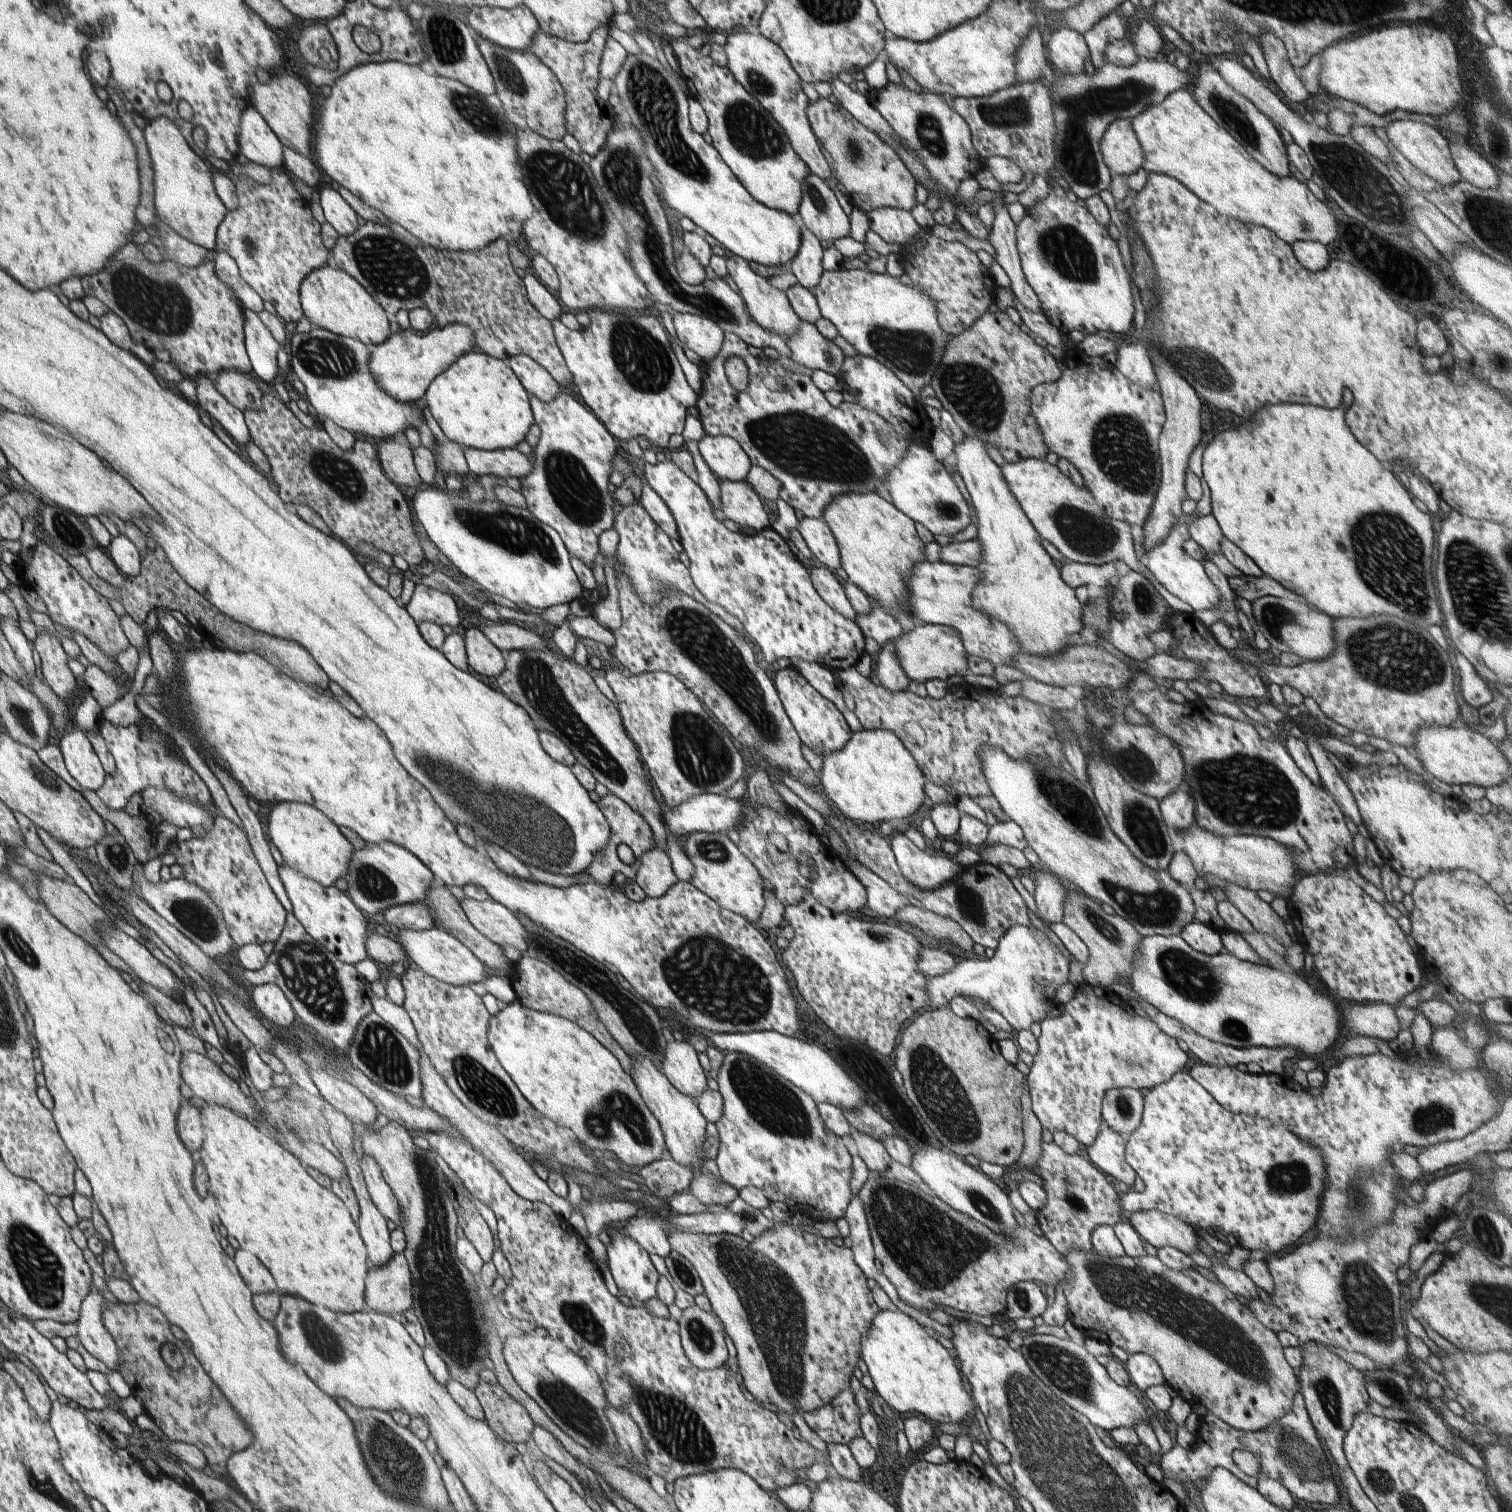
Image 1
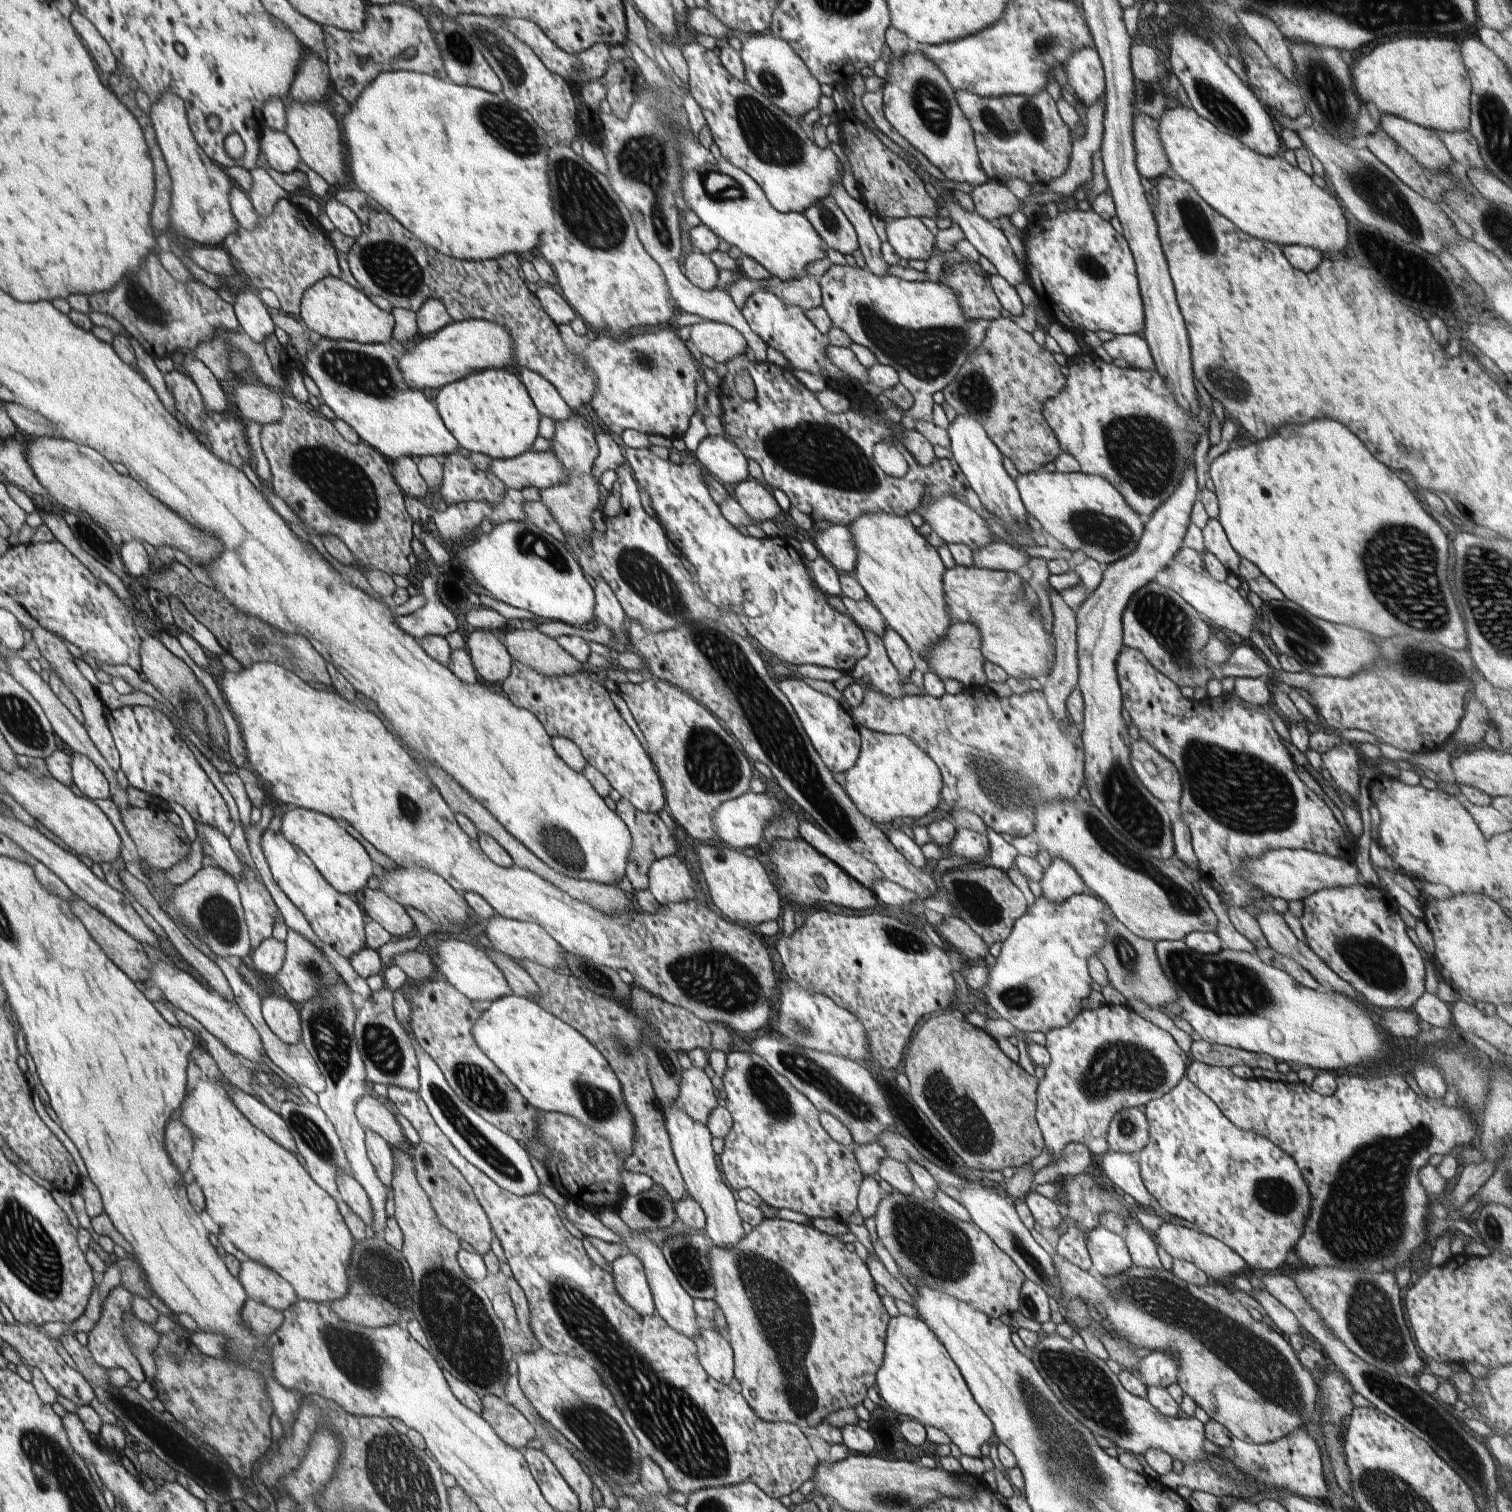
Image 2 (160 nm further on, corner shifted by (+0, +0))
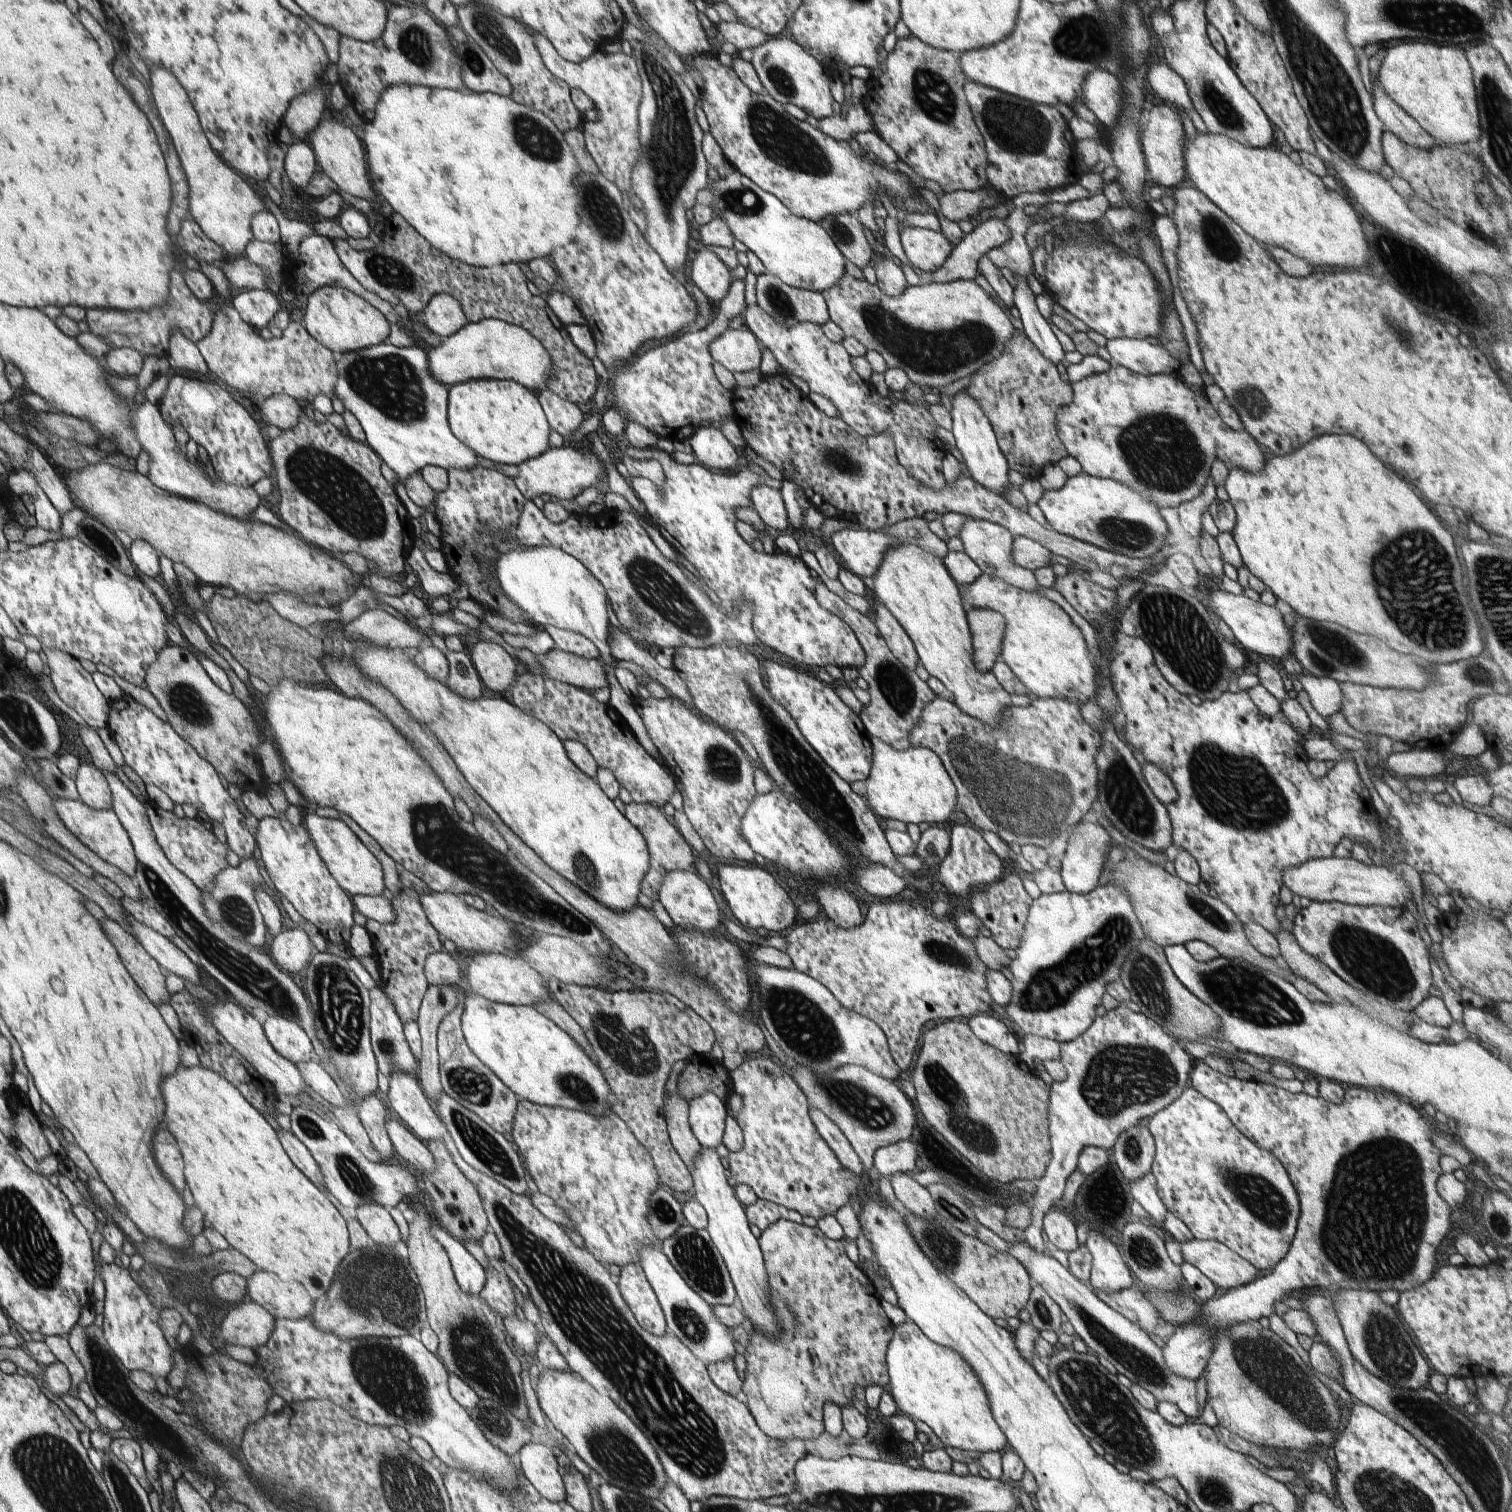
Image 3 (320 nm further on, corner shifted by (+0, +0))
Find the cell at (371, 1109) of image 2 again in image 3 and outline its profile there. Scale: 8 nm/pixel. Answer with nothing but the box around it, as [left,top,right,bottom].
[386,1120,437,1173]

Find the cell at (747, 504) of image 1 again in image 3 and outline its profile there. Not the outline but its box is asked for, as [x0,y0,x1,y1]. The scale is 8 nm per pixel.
[751,485,789,534]

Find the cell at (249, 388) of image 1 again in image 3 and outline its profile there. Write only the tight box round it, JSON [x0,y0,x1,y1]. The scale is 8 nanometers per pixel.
[260,394,305,431]

